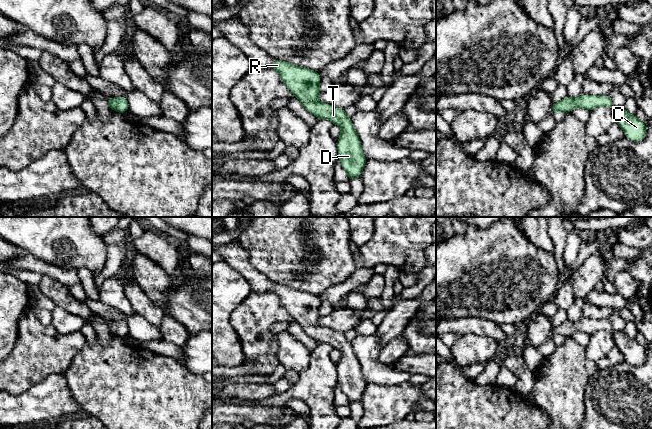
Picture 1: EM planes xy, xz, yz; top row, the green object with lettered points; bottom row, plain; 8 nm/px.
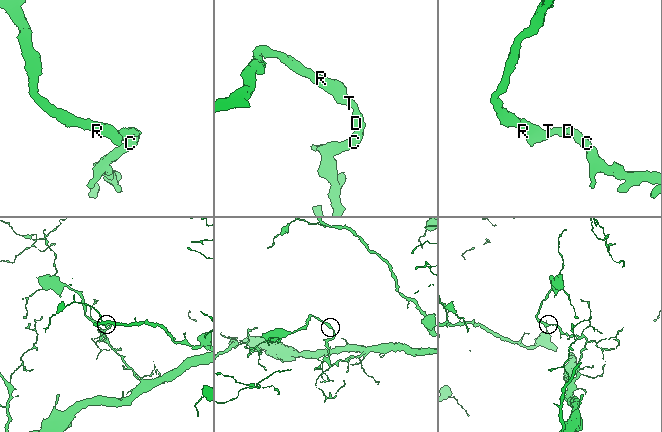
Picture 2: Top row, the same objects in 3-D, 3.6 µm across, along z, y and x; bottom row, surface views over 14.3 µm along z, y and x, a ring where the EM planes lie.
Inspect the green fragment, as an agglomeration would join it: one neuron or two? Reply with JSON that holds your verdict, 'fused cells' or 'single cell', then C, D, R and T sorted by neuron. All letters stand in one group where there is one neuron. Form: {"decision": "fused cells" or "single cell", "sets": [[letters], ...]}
{"decision": "single cell", "sets": [["C", "D", "R", "T"]]}

